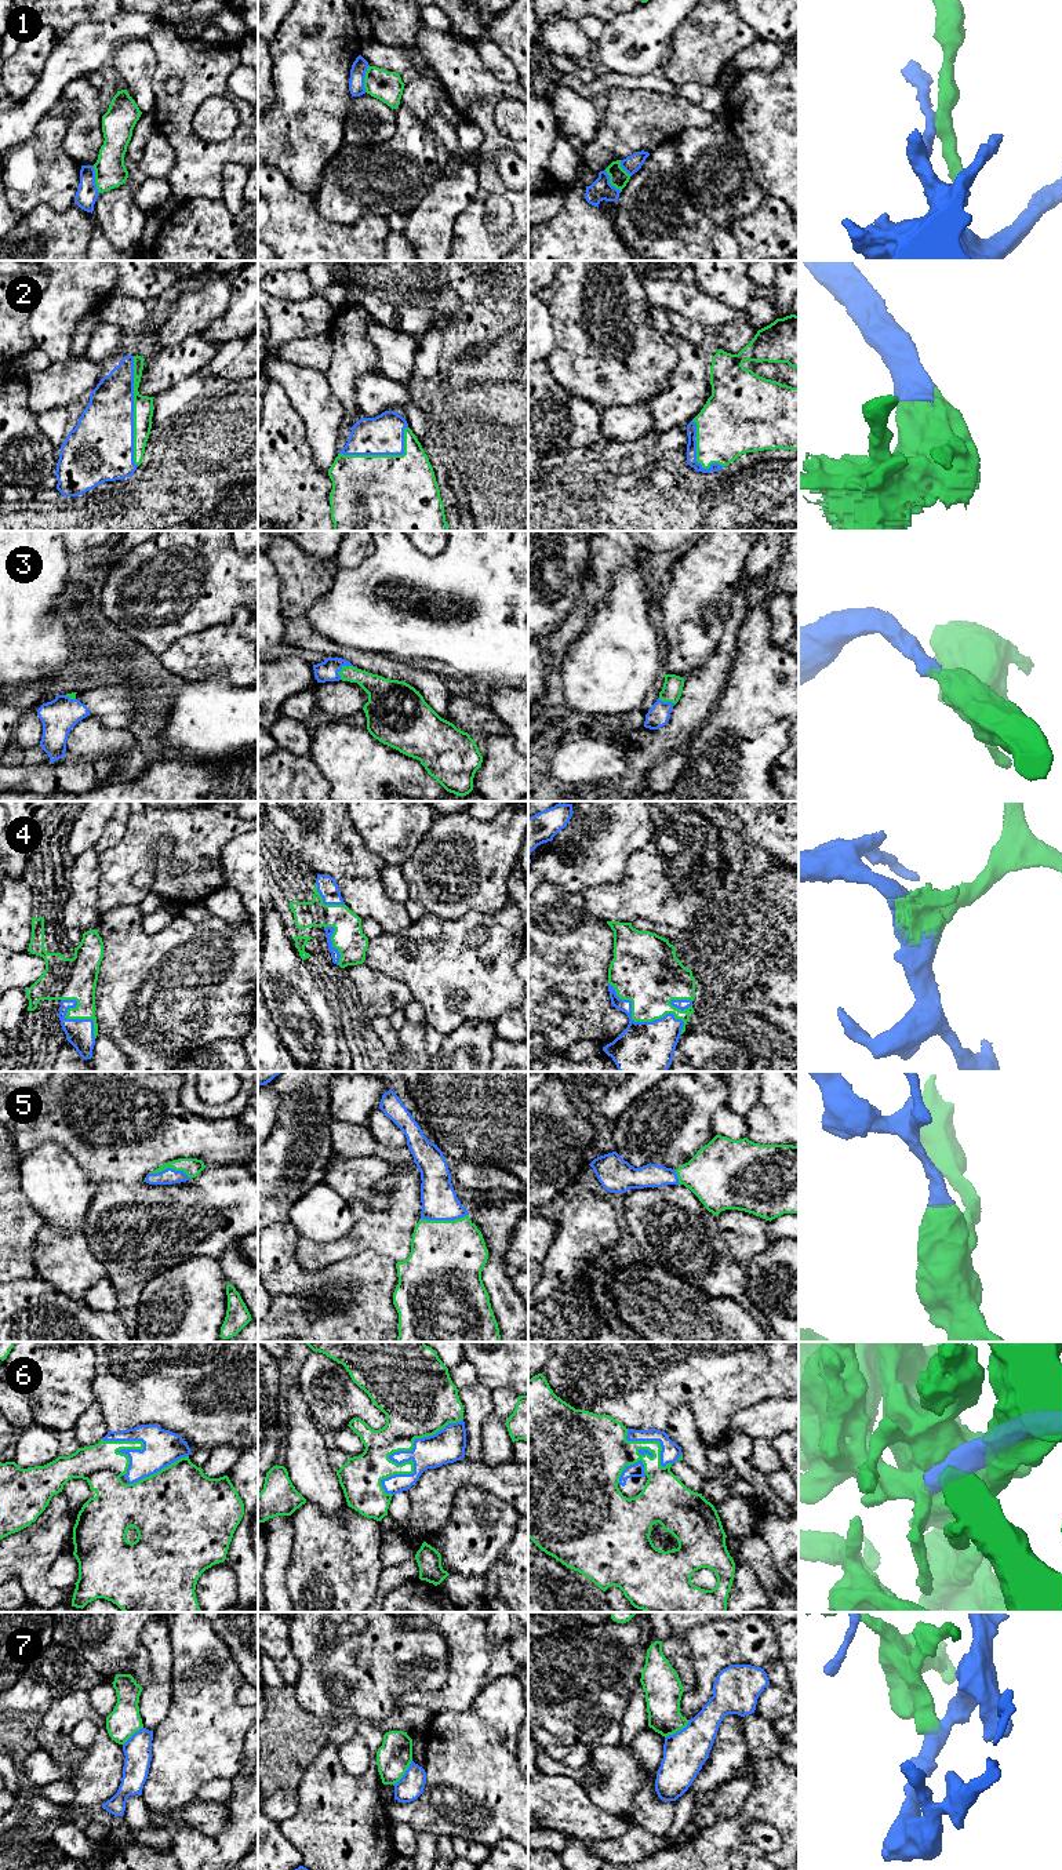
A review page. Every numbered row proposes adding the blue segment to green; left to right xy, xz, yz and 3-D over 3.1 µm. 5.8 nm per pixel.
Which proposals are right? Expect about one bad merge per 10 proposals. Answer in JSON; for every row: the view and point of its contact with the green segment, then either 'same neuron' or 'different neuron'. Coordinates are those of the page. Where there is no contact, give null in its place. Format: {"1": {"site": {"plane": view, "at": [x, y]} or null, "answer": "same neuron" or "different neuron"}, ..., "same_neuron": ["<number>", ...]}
{"1": {"site": {"plane": "xy", "at": [95, 179]}, "answer": "different neuron"}, "2": {"site": {"plane": "xy", "at": [134, 411]}, "answer": "same neuron"}, "3": {"site": {"plane": "xz", "at": [342, 668]}, "answer": "same neuron"}, "4": {"site": {"plane": "yz", "at": [642, 1021]}, "answer": "same neuron"}, "5": {"site": {"plane": "xz", "at": [443, 1221]}, "answer": "same neuron"}, "6": {"site": {"plane": "xz", "at": [391, 1454]}, "answer": "same neuron"}, "7": {"site": {"plane": "yz", "at": [677, 1730]}, "answer": "different neuron"}, "same_neuron": ["2", "3", "4", "5", "6"]}

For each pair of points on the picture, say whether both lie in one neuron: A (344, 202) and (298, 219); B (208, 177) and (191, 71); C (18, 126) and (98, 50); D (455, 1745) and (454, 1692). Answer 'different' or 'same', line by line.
A: different
B: same
C: same
D: different

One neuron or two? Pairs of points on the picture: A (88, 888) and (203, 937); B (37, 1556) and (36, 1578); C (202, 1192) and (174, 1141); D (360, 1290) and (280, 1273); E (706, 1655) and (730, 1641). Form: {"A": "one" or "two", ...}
{"A": "two", "B": "one", "C": "two", "D": "one", "E": "one"}

